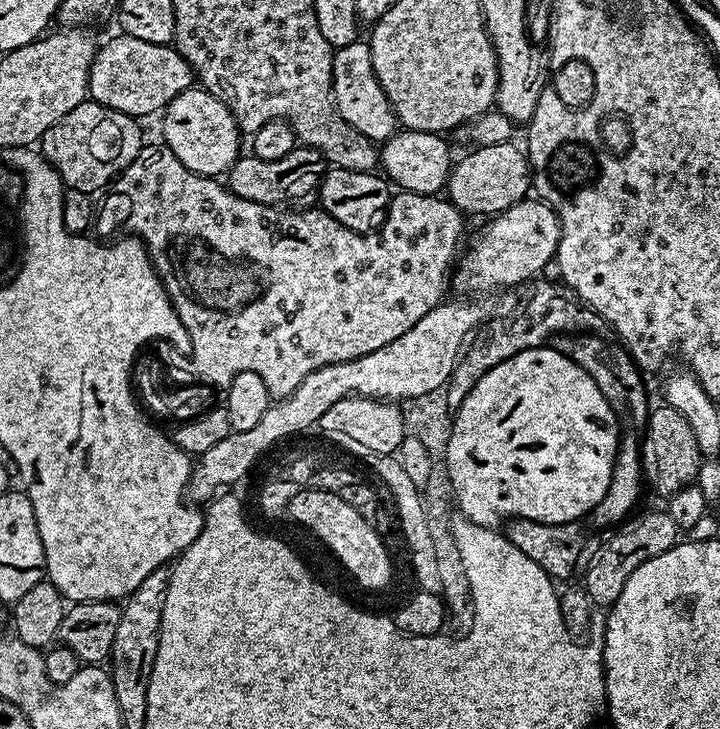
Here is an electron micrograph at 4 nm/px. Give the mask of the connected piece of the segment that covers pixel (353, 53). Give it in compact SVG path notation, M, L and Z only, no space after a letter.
M363 39L350 42L350 46L335 49L332 54L332 93L338 110L354 130L362 130L366 138L383 142L396 135L398 121L378 78L374 74L374 62L370 46Z

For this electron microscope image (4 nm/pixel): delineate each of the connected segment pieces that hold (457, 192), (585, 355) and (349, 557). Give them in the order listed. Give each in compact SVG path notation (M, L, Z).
M509 142L498 146L482 146L469 151L472 153L461 160L459 157L448 173L446 185L446 196L452 205L465 214L473 212L476 216L491 218L525 199L530 192L528 157L514 145L515 143Z
M557 334L552 337L550 344L563 356L582 366L582 370L586 370L586 374L590 374L590 378L598 382L598 386L604 389L606 402L610 402L617 417L632 415L640 422L647 421L650 404L647 404L648 396L644 393L643 382L640 381L641 369L636 367L632 357L627 354L621 355L619 360L615 350L603 340L604 338L600 334Z
M313 486L309 492L298 490L289 503L287 515L293 516L304 528L309 528L334 555L340 564L364 588L384 588L392 580L392 560L380 541L377 529L358 510L346 506L335 491Z

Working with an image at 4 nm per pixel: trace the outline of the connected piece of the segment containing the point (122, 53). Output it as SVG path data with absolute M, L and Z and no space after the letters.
M116 34L113 40L108 40L96 49L96 56L90 66L88 75L88 95L102 106L118 110L122 114L133 118L148 116L151 112L159 113L167 108L168 104L178 94L182 94L187 88L193 87L194 73L192 67L182 58L182 54L172 44L155 44L154 42L142 42L142 38Z

